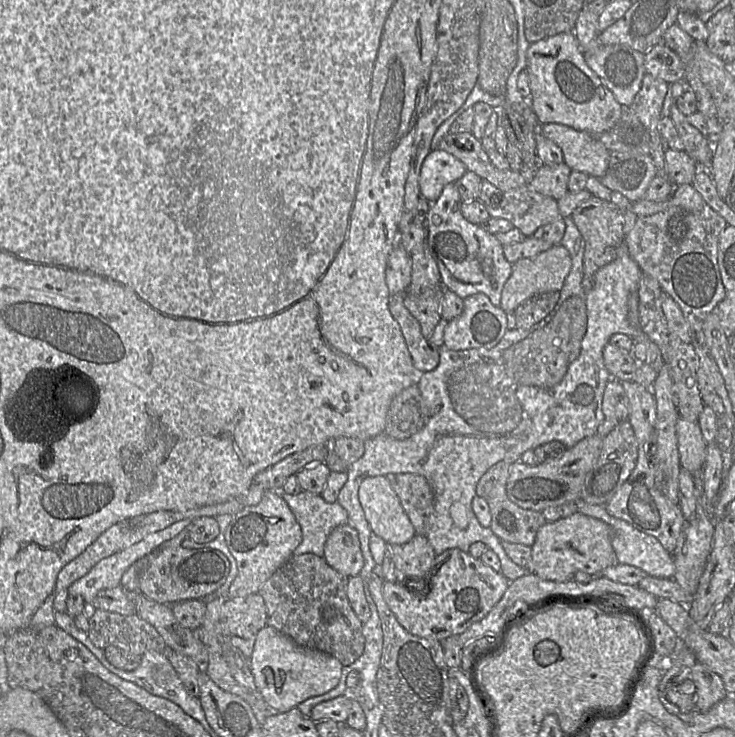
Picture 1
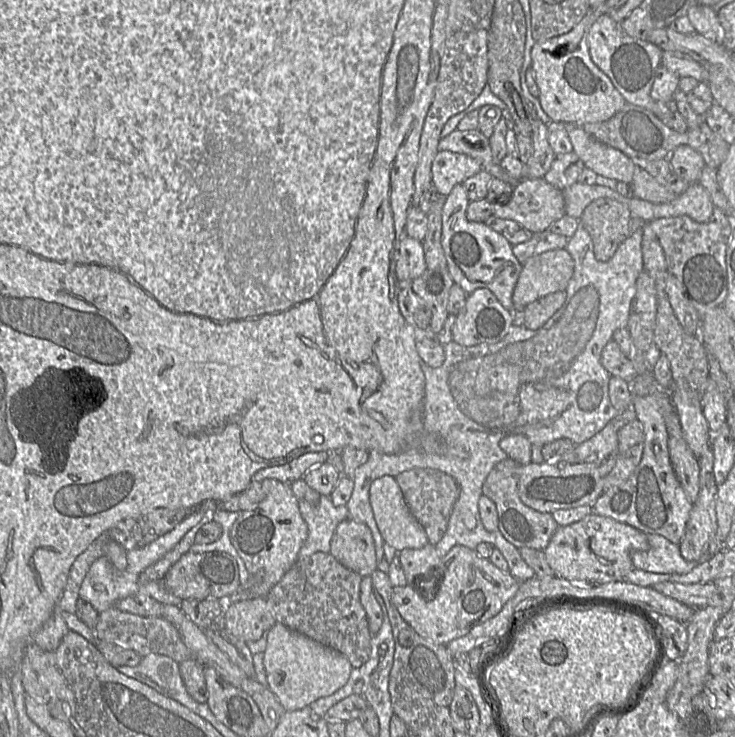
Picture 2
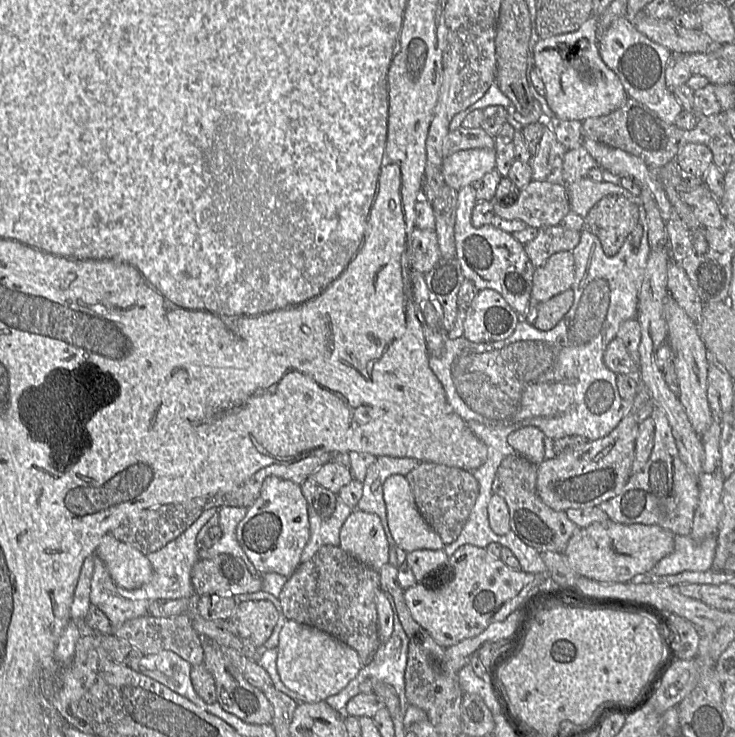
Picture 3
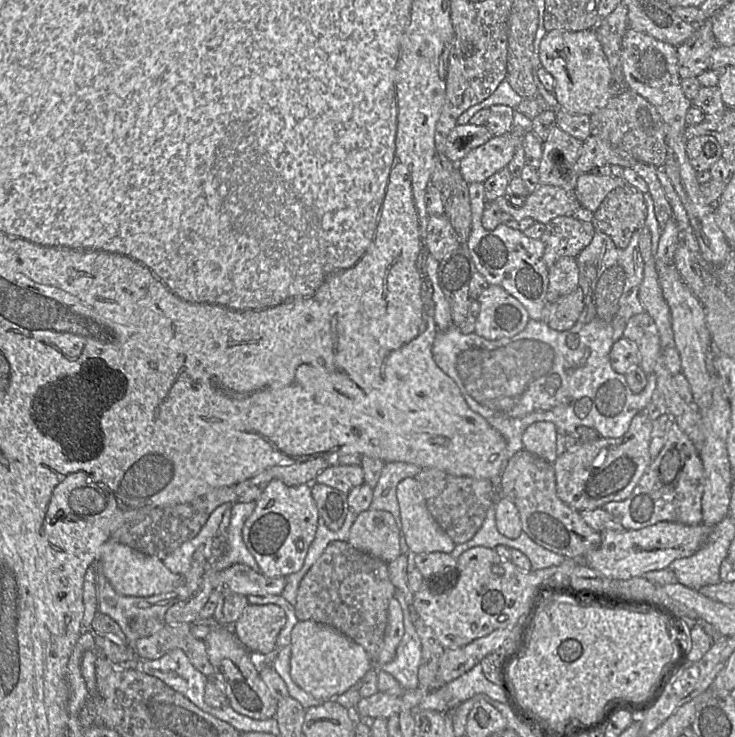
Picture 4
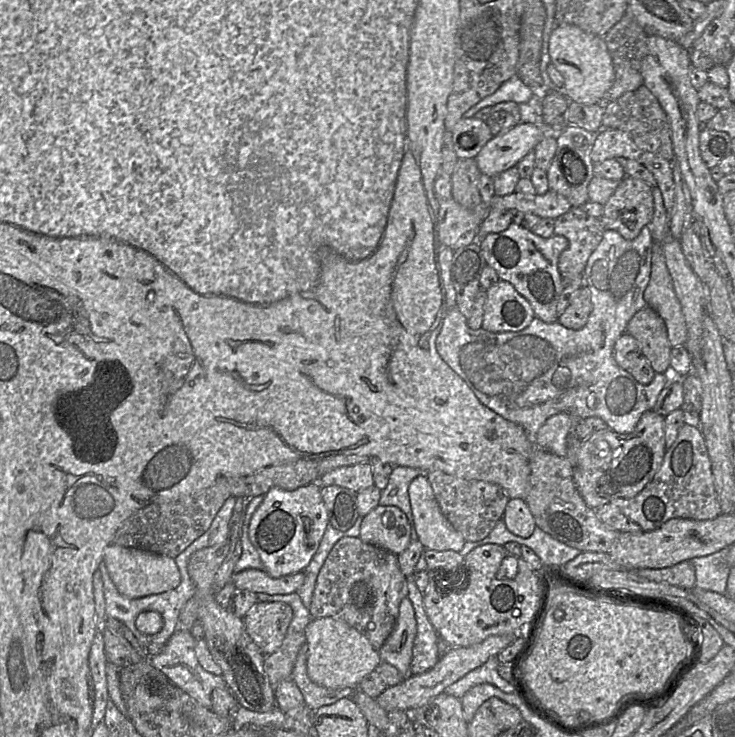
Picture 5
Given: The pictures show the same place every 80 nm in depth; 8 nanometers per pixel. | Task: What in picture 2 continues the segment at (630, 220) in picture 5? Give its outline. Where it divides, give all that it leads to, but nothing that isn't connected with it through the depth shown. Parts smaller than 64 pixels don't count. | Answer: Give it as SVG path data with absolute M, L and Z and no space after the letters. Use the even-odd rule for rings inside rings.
M600 198L590 203L579 218L593 242L598 261L608 261L620 244L630 235L632 214L622 203Z

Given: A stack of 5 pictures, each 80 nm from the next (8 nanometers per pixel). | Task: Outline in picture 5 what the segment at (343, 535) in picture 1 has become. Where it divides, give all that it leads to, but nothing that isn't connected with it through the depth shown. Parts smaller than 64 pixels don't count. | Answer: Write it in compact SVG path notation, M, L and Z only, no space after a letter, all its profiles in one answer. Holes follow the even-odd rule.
M378 506L362 517L358 538L399 555L415 540L415 534L411 520L401 509Z

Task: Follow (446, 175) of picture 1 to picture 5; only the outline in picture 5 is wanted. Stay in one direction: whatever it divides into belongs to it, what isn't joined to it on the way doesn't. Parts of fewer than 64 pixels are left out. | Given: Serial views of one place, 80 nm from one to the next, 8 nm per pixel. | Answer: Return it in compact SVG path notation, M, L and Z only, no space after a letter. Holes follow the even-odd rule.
M543 122L520 123L503 135L494 136L474 160L483 175L496 175L515 167L545 137L555 137L560 128L551 128Z

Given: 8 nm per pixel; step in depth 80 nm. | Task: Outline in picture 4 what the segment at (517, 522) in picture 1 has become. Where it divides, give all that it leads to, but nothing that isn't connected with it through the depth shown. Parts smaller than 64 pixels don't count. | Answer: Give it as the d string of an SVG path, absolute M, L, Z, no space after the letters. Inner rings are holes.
M525 449L519 450L507 461L500 475L498 497L509 499L515 504L523 533L536 544L566 559L582 559L601 543L601 532L590 528L581 518L579 511L565 504L557 496L552 463Z

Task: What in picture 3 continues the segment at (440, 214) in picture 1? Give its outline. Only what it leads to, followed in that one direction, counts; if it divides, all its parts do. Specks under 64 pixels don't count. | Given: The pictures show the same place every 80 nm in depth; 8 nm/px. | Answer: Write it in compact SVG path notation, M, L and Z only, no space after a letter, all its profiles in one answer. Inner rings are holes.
M471 185L458 191L454 225L455 257L463 274L477 289L492 289L519 314L525 315L531 306L531 290L535 267L527 256L524 244L517 241L511 233L492 225L475 227L471 222L472 210L478 200Z

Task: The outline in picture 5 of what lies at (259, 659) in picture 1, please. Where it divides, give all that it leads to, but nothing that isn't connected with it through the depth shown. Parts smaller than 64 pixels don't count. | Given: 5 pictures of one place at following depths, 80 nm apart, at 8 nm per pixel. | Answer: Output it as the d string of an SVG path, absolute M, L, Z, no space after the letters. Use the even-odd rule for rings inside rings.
M330 617L313 619L305 627L304 634L306 642L300 653L305 657L308 678L318 686L331 690L357 687L382 663L379 652L369 640L342 620Z

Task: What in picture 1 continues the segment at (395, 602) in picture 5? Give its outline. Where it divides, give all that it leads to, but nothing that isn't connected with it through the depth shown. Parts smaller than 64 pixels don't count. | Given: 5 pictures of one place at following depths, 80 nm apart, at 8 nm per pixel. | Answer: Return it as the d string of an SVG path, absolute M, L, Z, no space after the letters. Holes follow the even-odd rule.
M312 553L293 555L258 591L267 608L267 626L277 629L300 646L332 655L345 667L352 665L364 652L365 638L362 632L363 623L349 603L347 585L348 577L334 570L323 557Z

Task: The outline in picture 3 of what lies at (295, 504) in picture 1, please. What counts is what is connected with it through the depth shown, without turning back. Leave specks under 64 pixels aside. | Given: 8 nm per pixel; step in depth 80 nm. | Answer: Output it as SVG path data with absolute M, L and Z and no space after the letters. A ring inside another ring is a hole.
M339 498L334 513L328 519L323 519L308 505L310 537L301 554L300 562L308 561L323 546L338 546L340 529L351 513L352 509Z

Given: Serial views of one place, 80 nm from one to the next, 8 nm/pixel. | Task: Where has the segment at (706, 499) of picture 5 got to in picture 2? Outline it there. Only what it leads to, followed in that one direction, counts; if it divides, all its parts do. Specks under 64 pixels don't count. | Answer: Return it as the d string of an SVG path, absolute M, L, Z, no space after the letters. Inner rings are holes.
M652 395L634 396L632 405L645 434L641 461L623 484L602 493L592 505L593 514L630 525L646 534L660 535L679 545L694 503L688 500L675 474L669 453L667 427L656 399Z

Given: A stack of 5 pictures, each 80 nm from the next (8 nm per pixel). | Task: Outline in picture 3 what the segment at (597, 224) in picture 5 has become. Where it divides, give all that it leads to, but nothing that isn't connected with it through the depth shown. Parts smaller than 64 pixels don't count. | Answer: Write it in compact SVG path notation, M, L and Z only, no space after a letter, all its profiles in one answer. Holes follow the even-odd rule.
M560 224L539 229L537 236L524 245L525 252L535 267L543 265L553 254L570 251L578 245L581 231Z

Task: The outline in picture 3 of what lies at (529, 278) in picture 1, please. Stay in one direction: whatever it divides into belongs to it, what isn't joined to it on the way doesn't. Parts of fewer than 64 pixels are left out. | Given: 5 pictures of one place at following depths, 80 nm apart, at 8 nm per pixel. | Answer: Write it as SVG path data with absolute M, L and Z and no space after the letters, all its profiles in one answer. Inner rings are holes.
M561 251L551 255L534 272L531 290L532 301L540 303L571 289L574 276L575 260L572 252Z

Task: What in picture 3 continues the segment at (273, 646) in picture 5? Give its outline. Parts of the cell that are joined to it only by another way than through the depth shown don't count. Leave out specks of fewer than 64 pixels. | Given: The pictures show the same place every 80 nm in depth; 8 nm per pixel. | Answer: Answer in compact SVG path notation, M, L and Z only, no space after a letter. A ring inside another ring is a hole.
M244 601L237 604L229 622L241 637L259 648L270 638L279 615L271 601Z

